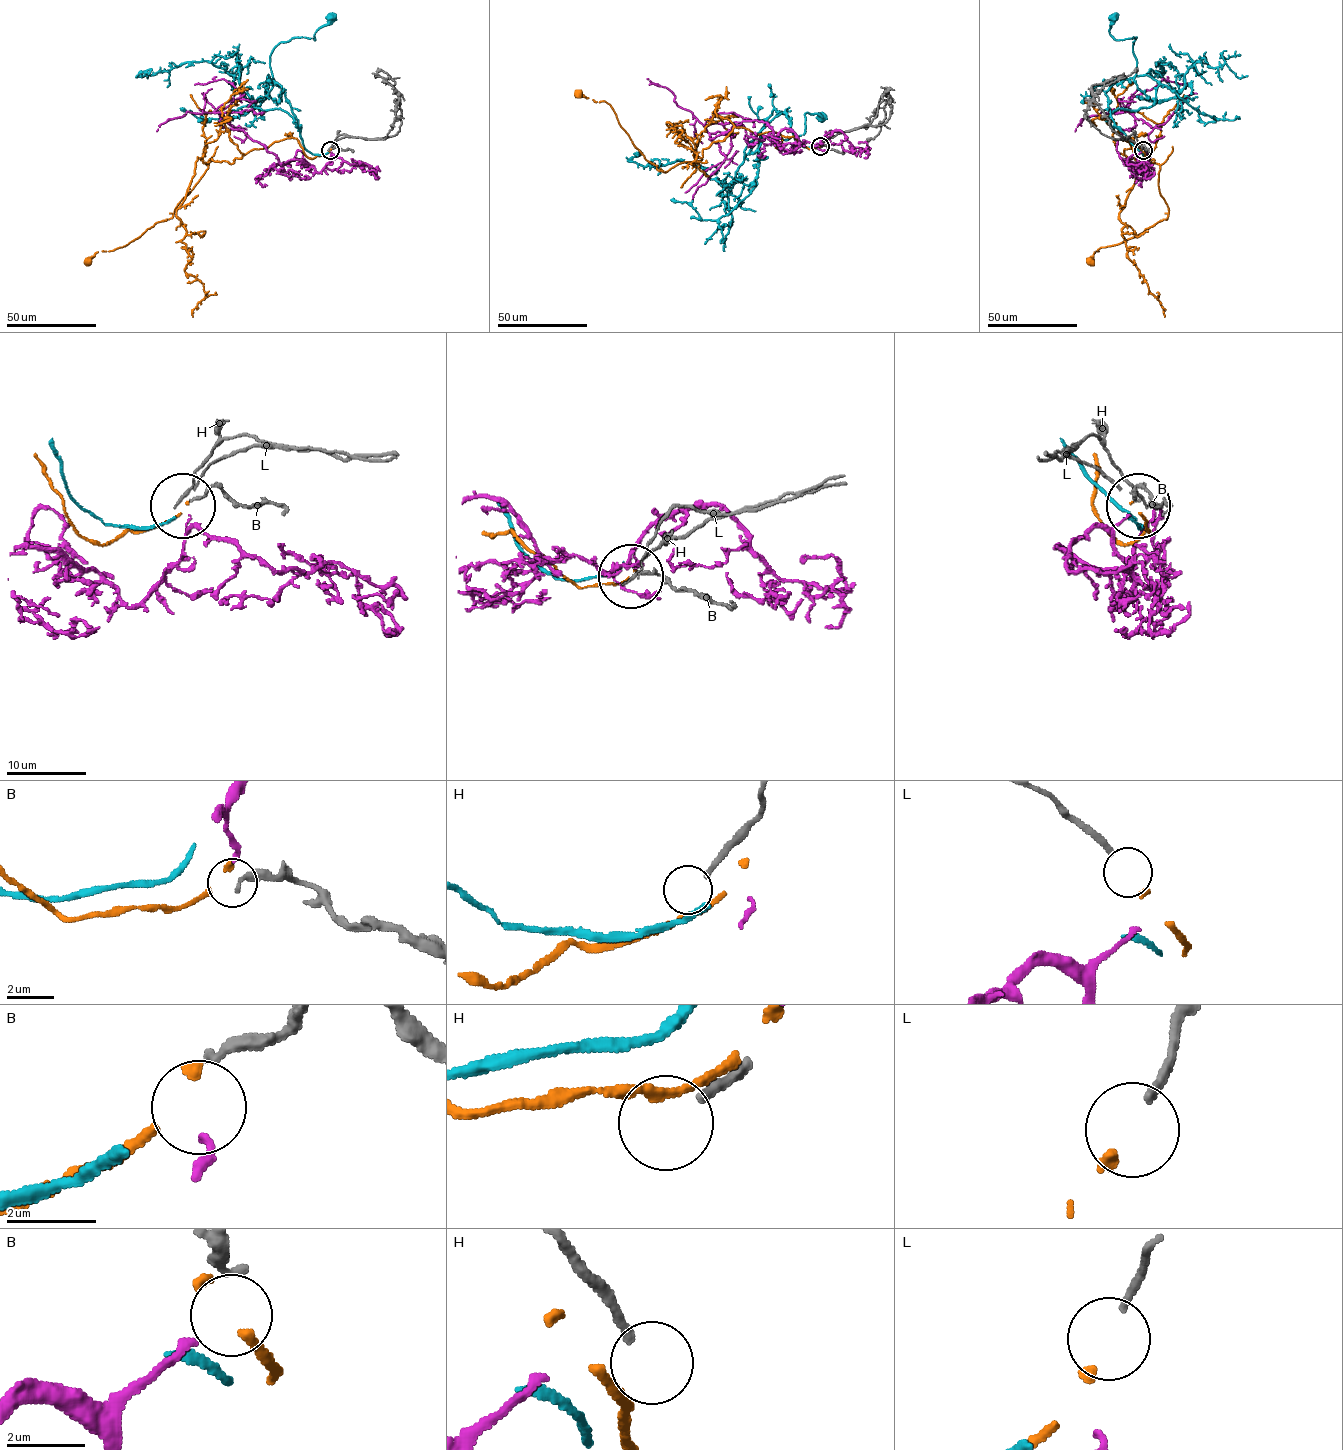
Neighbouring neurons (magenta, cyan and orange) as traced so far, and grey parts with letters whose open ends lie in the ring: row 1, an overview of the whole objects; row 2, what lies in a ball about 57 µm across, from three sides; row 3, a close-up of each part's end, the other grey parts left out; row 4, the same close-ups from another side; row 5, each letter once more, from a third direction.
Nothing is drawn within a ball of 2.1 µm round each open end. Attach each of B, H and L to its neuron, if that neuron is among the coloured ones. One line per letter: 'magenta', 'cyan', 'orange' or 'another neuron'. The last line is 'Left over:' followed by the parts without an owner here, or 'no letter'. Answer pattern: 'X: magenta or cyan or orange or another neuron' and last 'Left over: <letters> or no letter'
B: magenta
H: another neuron
L: orange
Left over: H

